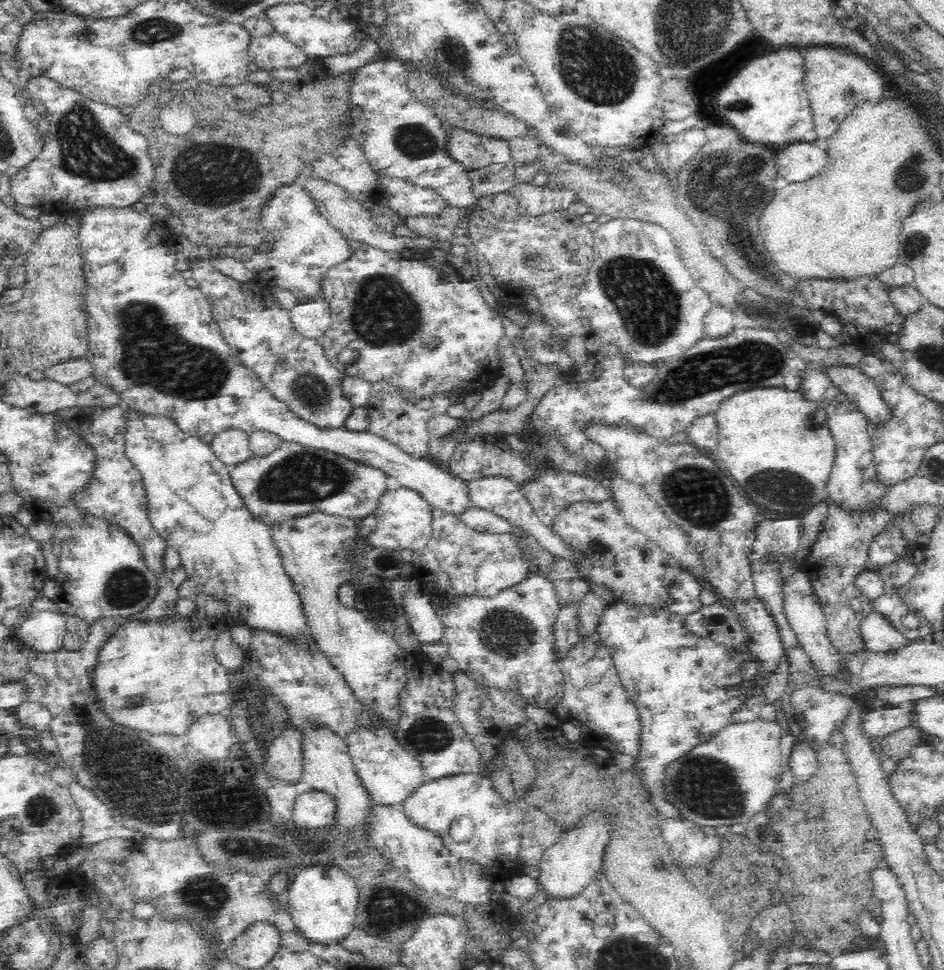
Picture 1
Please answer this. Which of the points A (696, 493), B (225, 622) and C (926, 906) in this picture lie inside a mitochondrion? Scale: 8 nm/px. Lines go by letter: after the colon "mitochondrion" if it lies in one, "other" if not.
A: mitochondrion
B: other
C: other

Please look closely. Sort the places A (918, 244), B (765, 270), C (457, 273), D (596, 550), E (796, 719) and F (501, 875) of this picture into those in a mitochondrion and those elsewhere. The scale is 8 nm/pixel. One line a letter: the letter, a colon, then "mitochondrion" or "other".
A: mitochondrion
B: mitochondrion
C: other
D: mitochondrion
E: other
F: other

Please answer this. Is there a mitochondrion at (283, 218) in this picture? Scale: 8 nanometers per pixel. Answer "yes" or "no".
yes

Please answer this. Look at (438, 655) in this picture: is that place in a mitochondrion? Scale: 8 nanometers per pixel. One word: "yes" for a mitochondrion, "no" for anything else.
no

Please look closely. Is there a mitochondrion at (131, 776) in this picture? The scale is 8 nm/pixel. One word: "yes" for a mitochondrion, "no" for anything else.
yes

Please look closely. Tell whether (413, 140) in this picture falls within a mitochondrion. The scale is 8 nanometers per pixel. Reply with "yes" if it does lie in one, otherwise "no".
yes

